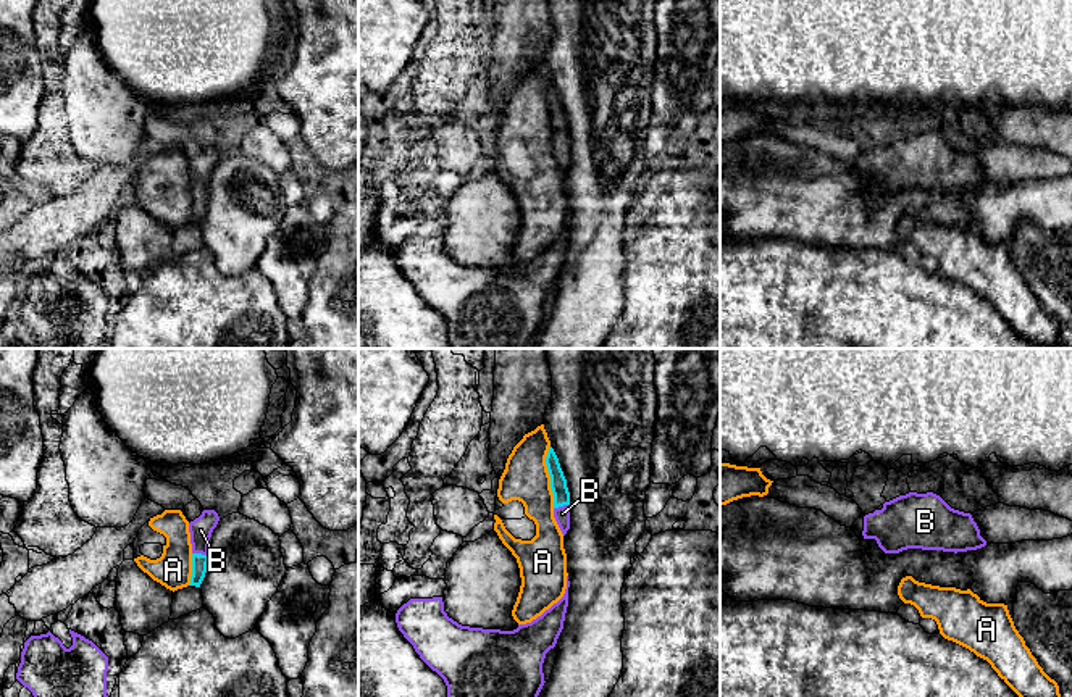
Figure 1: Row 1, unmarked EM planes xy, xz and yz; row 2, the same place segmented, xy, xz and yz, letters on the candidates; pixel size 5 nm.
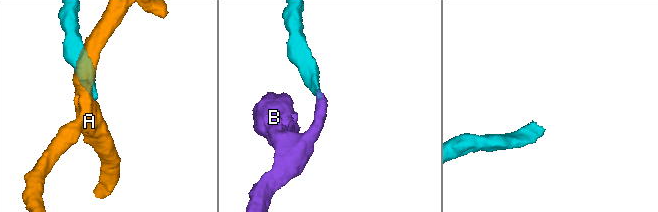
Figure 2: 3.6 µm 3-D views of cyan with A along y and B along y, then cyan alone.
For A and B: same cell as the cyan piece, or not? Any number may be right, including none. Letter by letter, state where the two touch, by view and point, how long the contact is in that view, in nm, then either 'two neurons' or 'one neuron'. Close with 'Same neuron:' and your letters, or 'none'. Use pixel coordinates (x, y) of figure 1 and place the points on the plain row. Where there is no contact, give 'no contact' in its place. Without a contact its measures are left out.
A: contact xz (549, 113); length 320 nm; two neurons
B: contact xy (200, 192); length 80 nm; one neuron
Same neuron: B

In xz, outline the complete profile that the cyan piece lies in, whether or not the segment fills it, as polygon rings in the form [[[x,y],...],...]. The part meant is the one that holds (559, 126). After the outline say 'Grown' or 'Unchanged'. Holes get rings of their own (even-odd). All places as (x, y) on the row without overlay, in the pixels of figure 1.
[[[549,86],[546,103],[551,115],[551,127],[554,132],[554,157],[562,173],[565,174],[570,168],[570,131],[559,97],[552,86]]]. Grown

